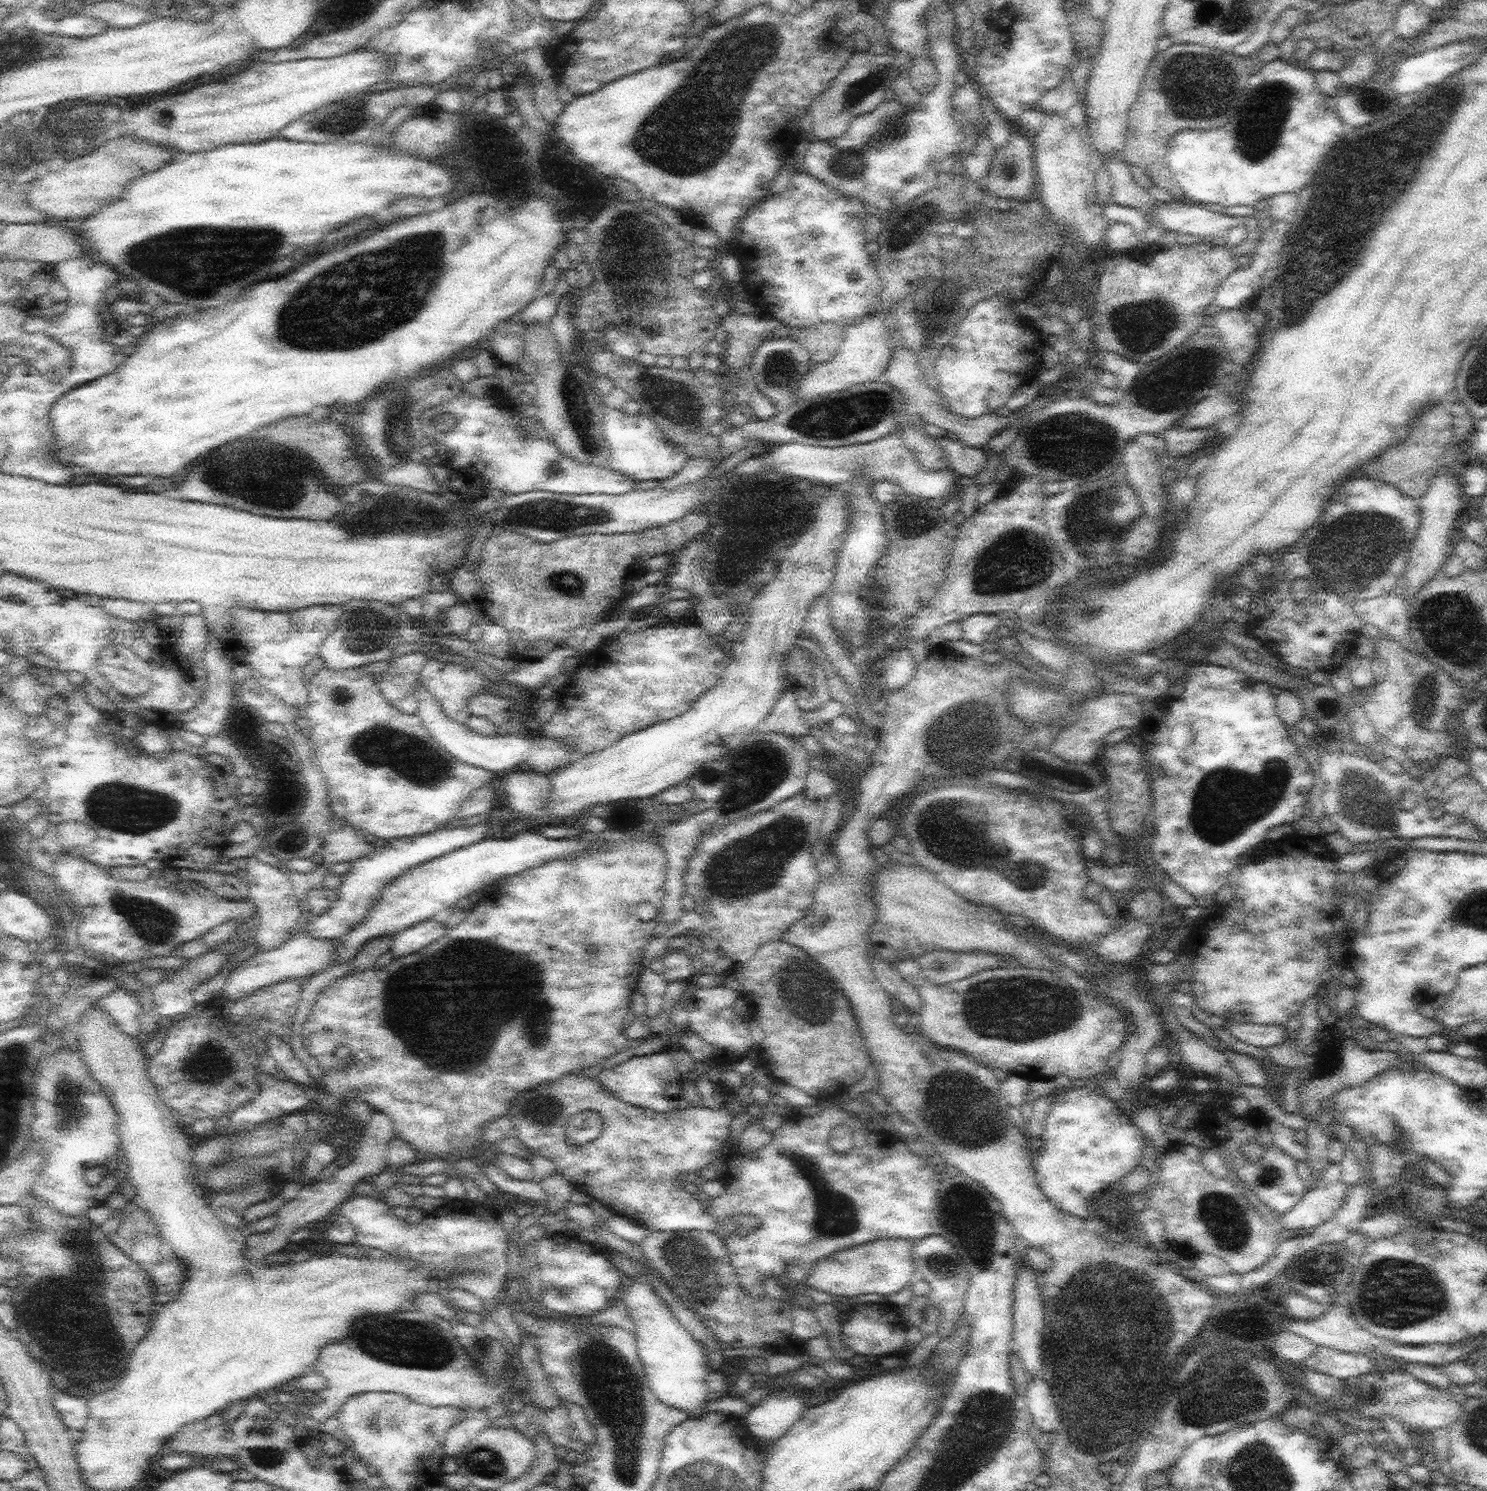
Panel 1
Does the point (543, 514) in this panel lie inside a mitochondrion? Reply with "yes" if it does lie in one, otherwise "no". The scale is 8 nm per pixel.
yes

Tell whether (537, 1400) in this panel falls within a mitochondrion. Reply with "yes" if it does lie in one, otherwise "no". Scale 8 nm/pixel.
no

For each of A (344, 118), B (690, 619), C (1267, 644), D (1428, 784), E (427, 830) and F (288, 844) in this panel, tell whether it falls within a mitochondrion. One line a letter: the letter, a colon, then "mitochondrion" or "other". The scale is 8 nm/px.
A: mitochondrion
B: other
C: other
D: other
E: other
F: other

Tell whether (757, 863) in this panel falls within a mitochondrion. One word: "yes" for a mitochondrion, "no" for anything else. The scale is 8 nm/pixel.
yes

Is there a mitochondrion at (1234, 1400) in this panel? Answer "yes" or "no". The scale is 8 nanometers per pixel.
no

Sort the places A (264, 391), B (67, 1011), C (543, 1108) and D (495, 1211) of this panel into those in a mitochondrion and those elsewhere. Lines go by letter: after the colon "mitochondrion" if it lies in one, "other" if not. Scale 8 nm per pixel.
A: other
B: other
C: mitochondrion
D: other

